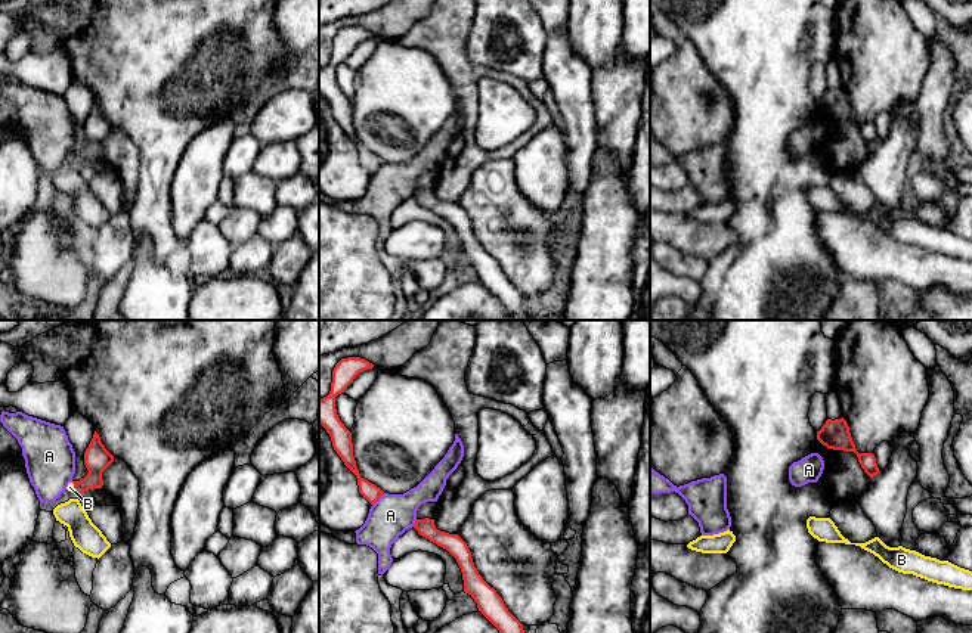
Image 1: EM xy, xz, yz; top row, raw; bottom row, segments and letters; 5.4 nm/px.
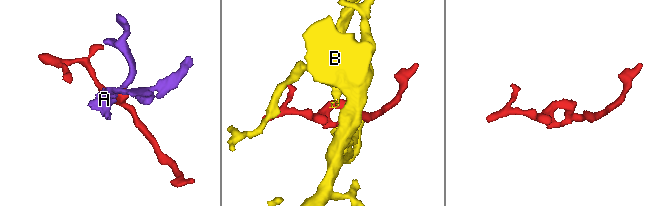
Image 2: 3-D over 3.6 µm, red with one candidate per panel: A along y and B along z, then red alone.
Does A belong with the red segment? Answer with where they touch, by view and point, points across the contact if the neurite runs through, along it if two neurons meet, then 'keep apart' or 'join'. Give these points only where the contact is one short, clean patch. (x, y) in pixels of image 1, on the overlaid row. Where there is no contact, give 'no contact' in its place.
xz (378, 497) | keep apart

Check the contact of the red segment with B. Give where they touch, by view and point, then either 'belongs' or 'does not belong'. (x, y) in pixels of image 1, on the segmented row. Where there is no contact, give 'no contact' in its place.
meets red in xy at (74, 489); does not belong

